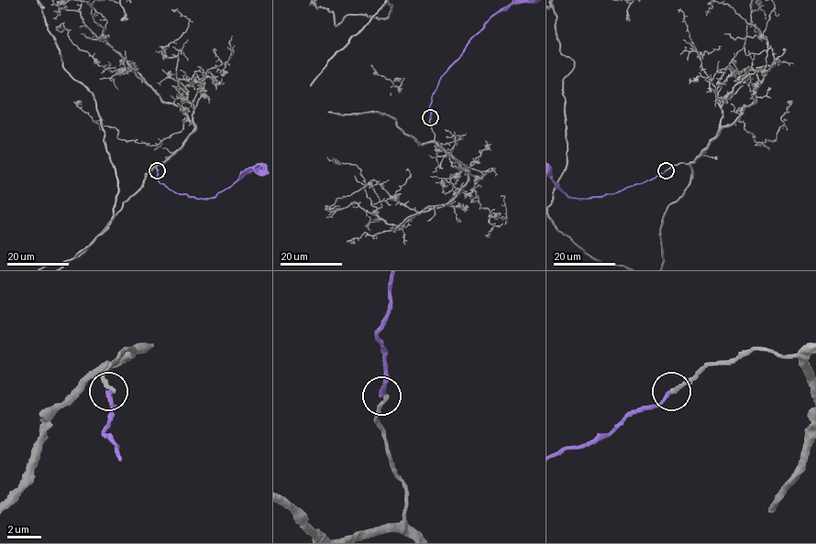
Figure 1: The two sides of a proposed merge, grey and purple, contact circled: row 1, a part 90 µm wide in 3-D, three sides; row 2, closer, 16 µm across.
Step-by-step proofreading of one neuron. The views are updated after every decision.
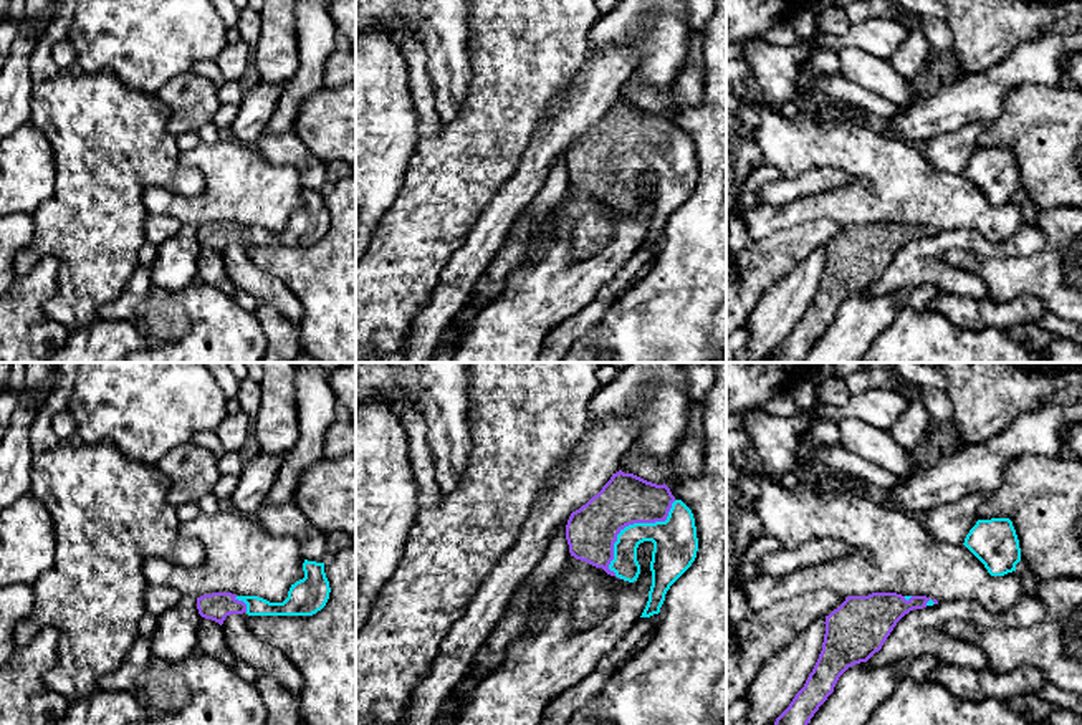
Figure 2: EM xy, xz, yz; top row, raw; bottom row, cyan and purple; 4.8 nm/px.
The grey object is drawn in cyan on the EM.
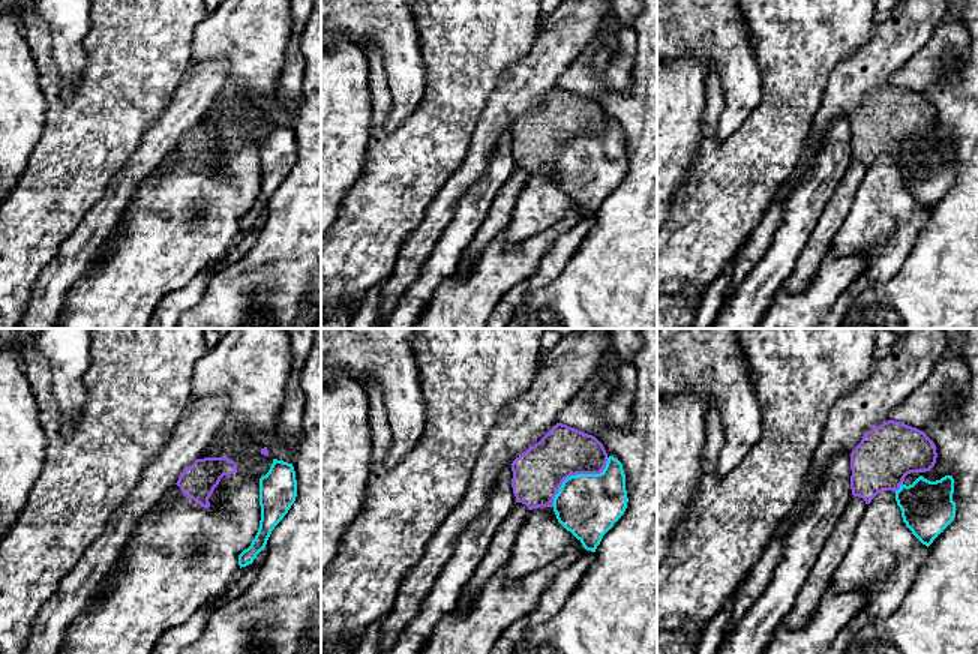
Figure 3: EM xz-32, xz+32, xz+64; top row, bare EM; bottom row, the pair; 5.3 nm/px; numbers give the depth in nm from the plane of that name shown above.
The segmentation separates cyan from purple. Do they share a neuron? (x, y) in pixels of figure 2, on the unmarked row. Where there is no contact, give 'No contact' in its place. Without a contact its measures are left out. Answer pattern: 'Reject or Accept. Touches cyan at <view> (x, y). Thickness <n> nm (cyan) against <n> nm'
Accept. Touches cyan at xz (629, 154). Thickness 220 nm (cyan) against 260 nm

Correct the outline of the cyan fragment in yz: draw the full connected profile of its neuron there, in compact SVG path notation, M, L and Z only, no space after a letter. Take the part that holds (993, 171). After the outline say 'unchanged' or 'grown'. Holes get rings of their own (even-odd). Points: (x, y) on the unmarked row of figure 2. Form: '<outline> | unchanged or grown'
M1009 147L978 149L963 174L991 205L1013 202L1021 190L1019 169Z | unchanged

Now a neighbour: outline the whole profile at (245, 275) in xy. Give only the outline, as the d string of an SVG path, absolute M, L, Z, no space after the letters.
M230 243L222 253L232 283L299 326L304 310L299 300L276 278L260 270L248 257L248 243Z

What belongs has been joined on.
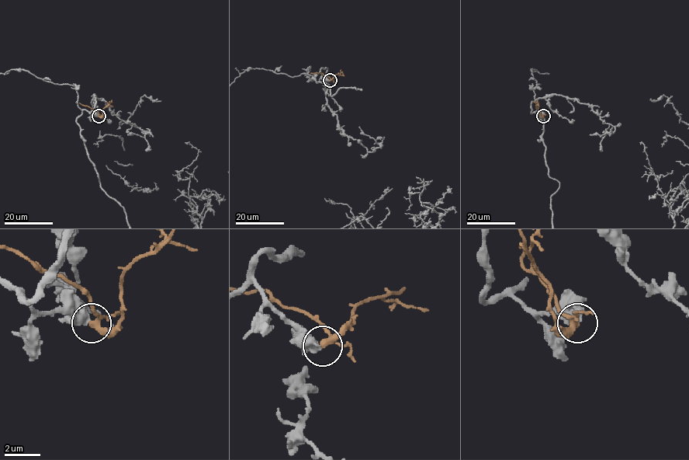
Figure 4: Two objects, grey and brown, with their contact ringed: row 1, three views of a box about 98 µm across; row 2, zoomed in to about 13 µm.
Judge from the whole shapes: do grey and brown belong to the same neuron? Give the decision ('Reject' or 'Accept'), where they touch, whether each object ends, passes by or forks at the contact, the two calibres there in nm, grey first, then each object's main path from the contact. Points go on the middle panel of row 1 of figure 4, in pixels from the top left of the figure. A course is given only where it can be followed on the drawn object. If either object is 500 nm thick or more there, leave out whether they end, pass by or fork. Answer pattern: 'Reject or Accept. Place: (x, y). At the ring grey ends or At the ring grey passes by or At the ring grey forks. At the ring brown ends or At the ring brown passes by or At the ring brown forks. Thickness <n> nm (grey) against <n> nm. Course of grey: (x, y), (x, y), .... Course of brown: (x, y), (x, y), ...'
Reject. Place: (330, 80). Thickness 600 nm (grey) against 240 nm. Course of brown: (330, 80), (322, 73), (310, 74)

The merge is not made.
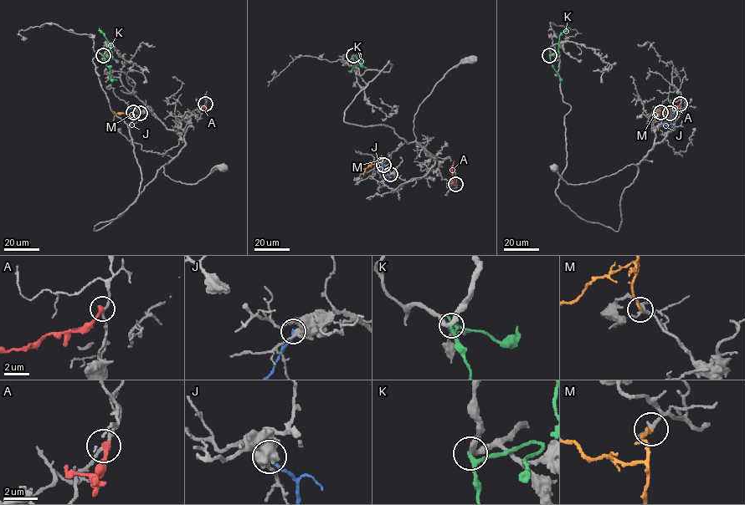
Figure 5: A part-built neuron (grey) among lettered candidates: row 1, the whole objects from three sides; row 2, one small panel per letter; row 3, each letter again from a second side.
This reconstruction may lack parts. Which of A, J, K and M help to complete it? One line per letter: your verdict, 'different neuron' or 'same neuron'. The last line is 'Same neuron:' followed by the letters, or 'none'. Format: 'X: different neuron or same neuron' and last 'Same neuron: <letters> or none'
A: different neuron
J: different neuron
K: different neuron
M: same neuron
Same neuron: M

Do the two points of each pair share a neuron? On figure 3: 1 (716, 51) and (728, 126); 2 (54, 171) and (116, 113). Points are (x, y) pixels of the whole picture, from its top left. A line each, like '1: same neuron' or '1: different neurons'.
1: same neuron
2: same neuron

